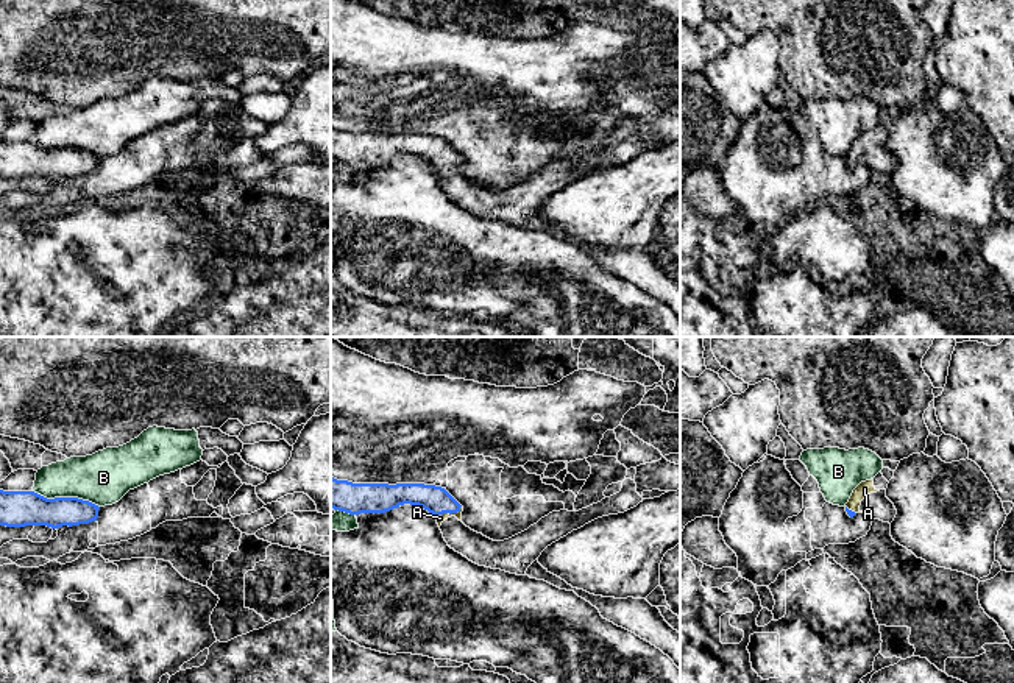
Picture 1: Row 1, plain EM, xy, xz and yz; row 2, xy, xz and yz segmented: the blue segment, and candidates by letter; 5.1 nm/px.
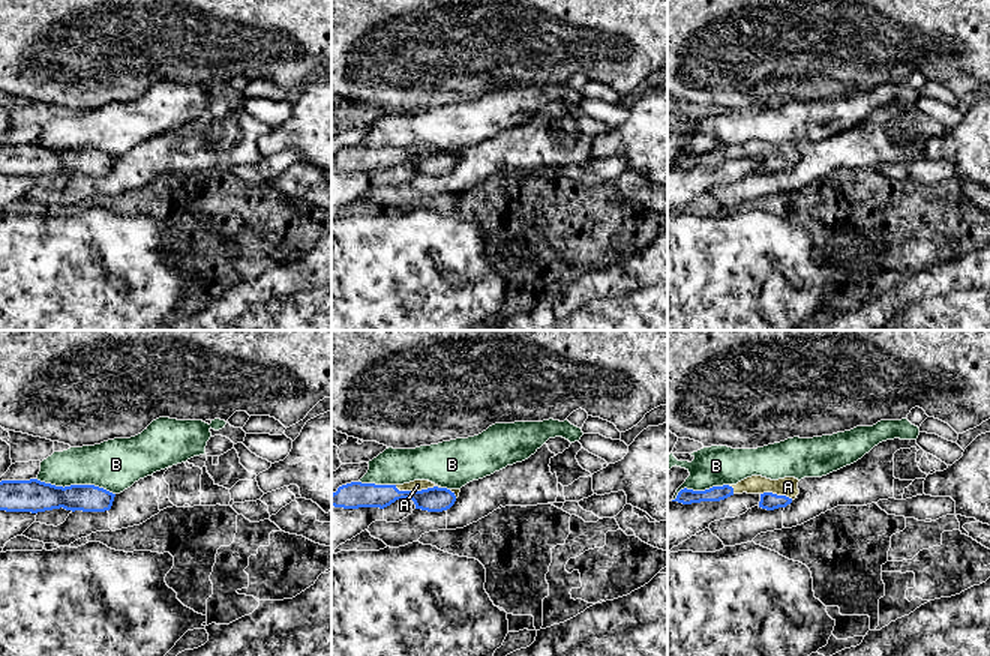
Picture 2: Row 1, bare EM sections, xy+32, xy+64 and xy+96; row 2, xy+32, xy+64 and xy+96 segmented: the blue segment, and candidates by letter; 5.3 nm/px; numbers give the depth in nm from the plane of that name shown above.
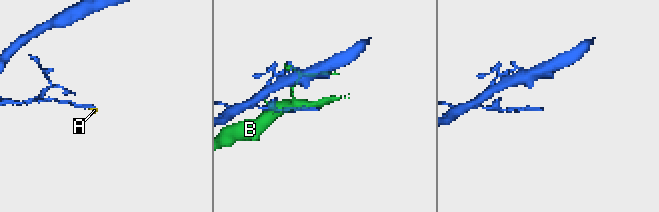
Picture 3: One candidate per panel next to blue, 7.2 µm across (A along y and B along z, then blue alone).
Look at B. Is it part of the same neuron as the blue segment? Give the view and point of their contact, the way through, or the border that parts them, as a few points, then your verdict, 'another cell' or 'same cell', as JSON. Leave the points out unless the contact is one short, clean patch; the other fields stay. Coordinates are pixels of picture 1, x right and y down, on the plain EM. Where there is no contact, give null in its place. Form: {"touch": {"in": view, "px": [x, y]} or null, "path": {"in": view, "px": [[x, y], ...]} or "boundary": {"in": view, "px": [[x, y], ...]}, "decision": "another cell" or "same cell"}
{"touch": {"in": "xy", "px": [66, 148]}, "decision": "another cell"}

